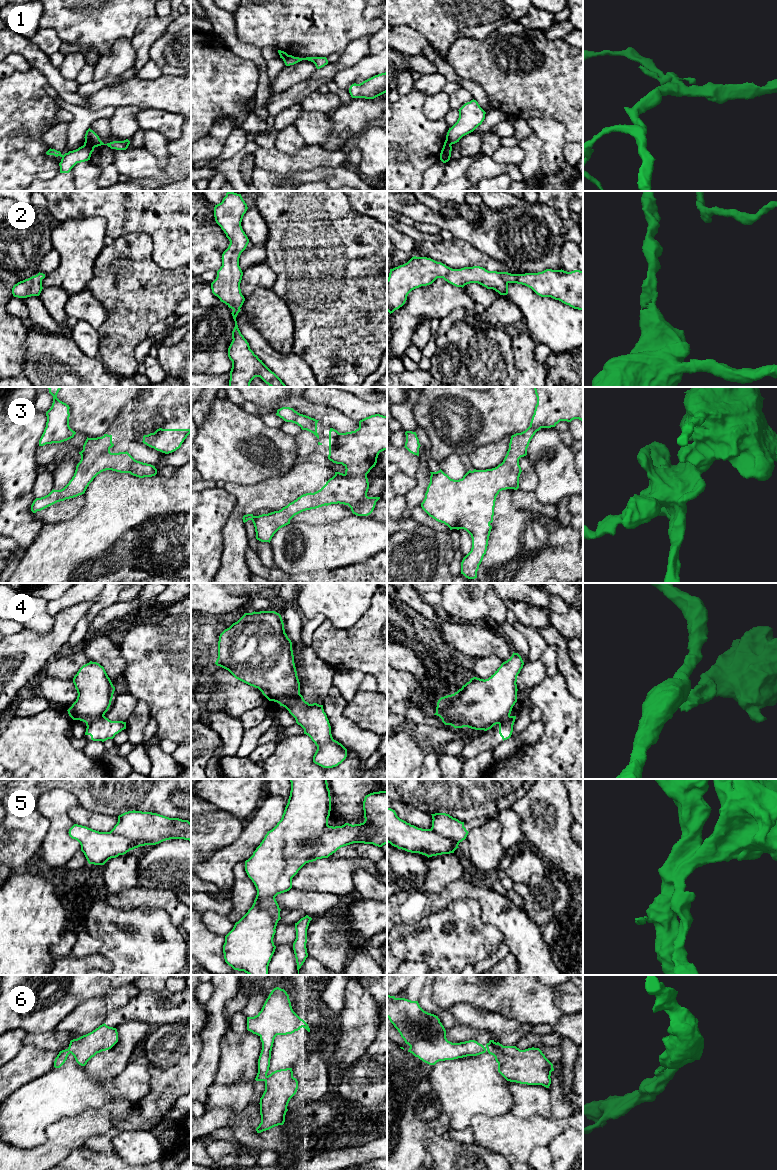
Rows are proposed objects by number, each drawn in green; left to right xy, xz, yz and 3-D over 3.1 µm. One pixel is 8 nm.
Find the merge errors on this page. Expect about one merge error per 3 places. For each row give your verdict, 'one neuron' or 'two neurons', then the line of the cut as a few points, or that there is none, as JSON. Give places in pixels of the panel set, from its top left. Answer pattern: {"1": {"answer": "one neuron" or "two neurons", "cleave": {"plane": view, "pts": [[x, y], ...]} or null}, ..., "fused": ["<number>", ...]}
{"1": {"answer": "two neurons", "cleave": {"plane": "xy", "pts": [[85, 140], [94, 147]]}}, "2": {"answer": "one neuron", "cleave": null}, "3": {"answer": "one neuron", "cleave": null}, "4": {"answer": "two neurons", "cleave": {"plane": "xy", "pts": [[103, 714], [90, 719], [86, 723]]}}, "5": {"answer": "two neurons", "cleave": {"plane": "xz", "pts": [[328, 825], [311, 841], [312, 855], [306, 862]]}}, "6": {"answer": "one neuron", "cleave": null}, "fused": ["1", "4", "5"]}

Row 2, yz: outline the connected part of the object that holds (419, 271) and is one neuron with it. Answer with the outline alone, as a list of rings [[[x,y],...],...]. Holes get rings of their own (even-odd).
[[[412,257],[407,263],[390,269],[387,279],[387,311],[391,314],[402,307],[408,294],[421,286],[443,278],[456,287],[478,283],[500,295],[508,294],[508,284],[531,288],[541,297],[551,297],[583,311],[583,271],[546,269],[538,273],[511,274],[488,271],[480,266],[452,269],[427,257]]]

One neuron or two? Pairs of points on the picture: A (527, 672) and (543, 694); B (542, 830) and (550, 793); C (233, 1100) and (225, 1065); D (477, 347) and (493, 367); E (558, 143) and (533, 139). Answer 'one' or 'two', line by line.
A: two
B: one
C: two
D: one
E: two

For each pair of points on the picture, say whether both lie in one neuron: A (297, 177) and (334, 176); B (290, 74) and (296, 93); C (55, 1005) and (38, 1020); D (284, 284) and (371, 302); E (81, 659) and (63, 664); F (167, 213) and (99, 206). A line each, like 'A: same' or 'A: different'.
A: same
B: different
C: same
D: same
E: same
F: same

